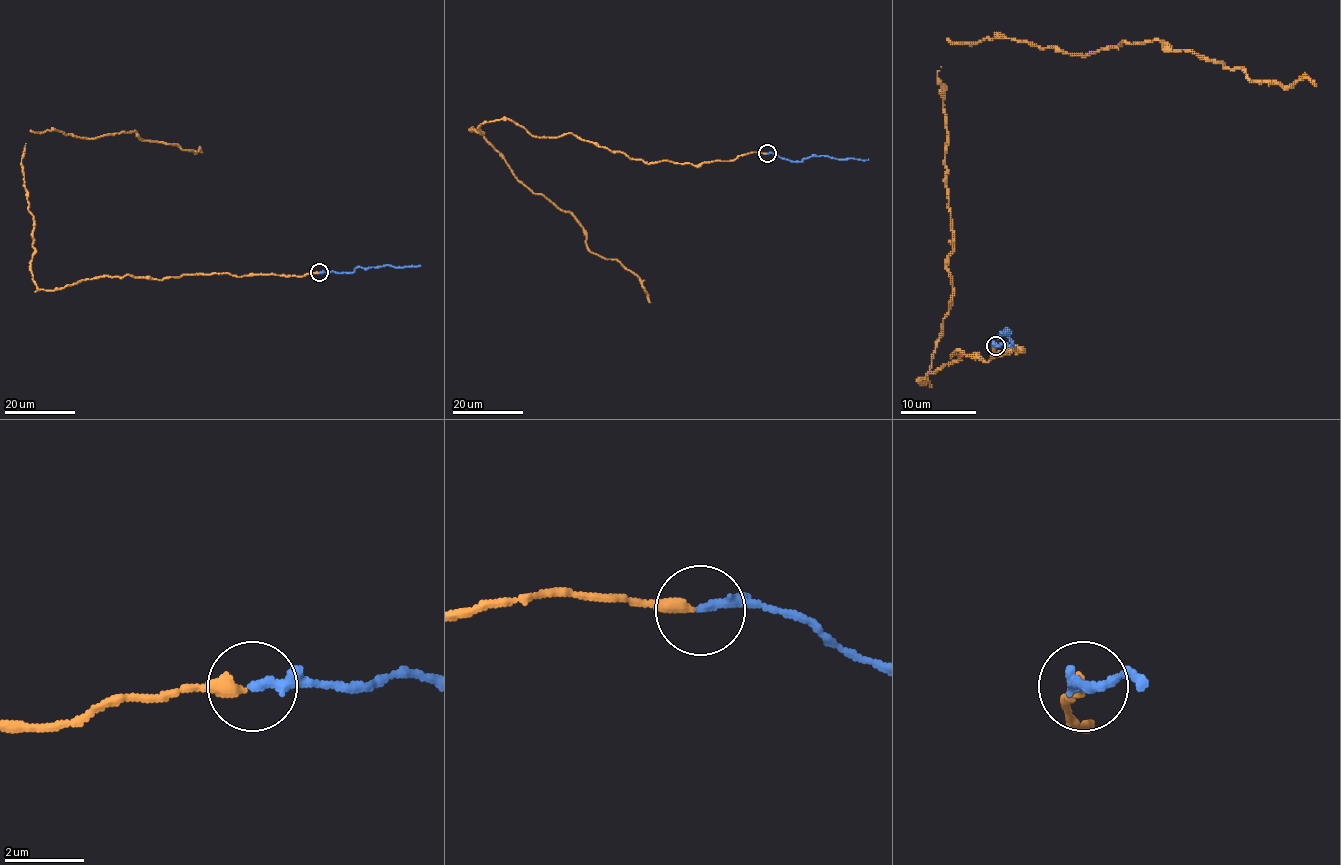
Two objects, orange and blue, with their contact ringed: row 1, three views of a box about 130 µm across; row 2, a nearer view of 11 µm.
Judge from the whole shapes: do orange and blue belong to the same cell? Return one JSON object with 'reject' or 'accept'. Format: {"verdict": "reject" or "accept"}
{"verdict": "accept"}

